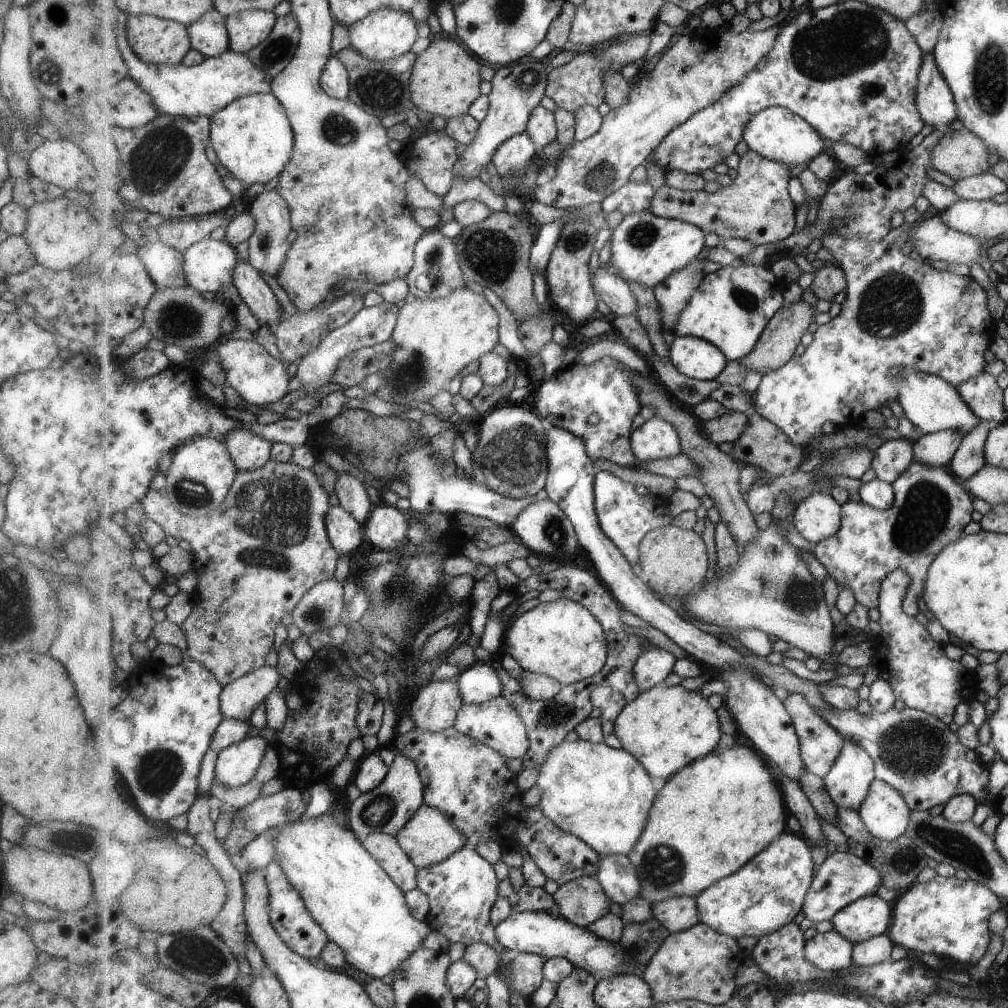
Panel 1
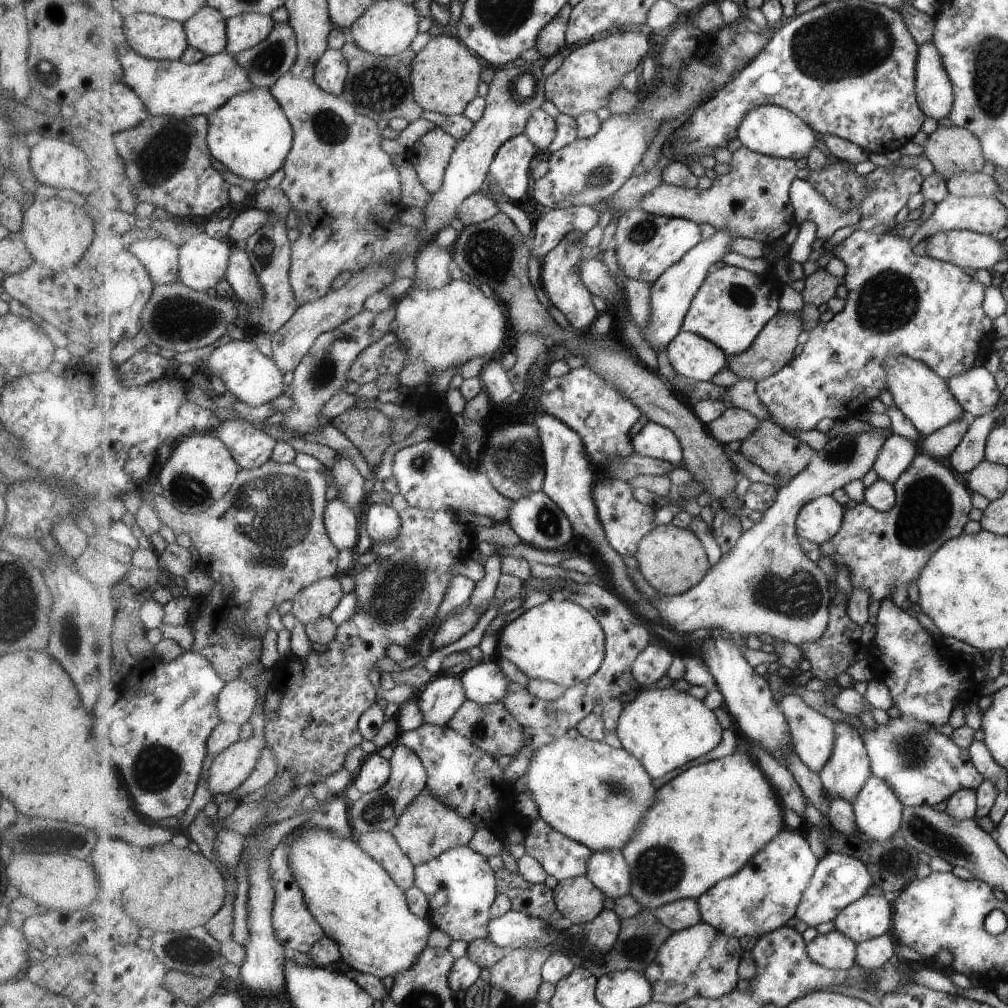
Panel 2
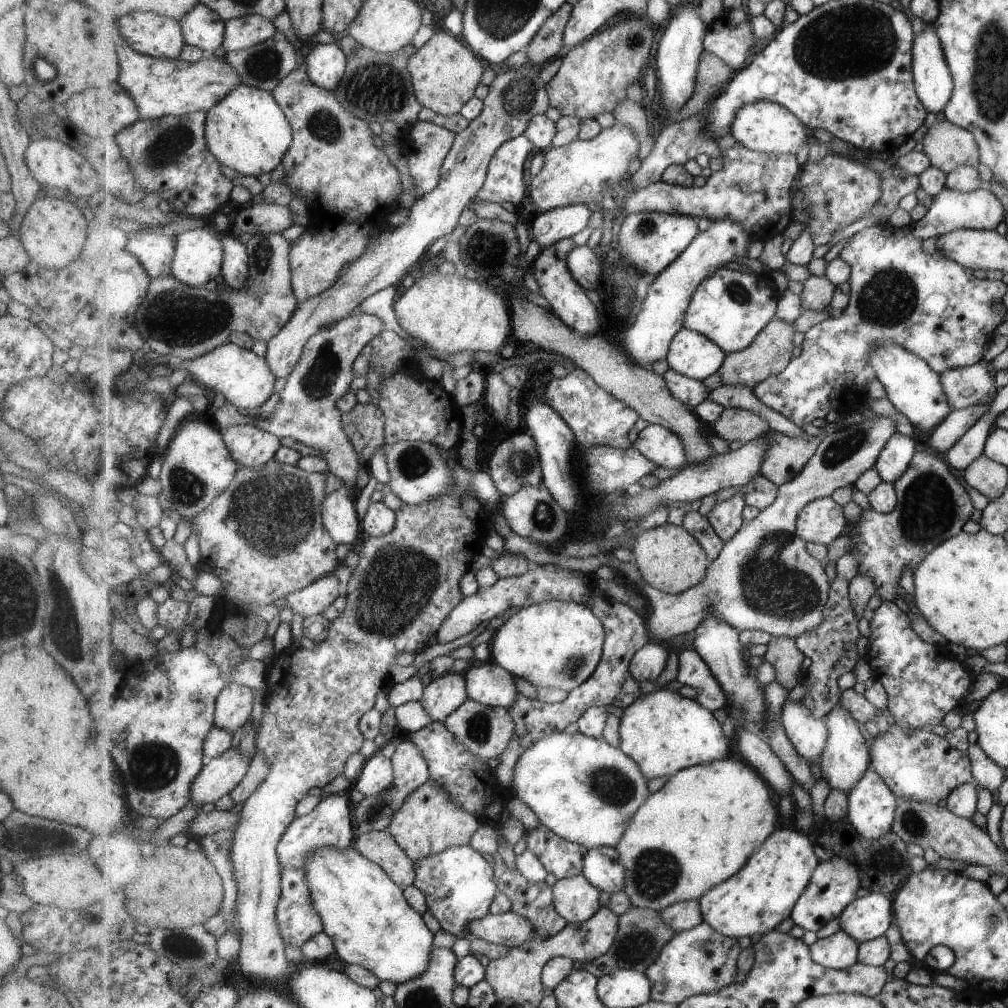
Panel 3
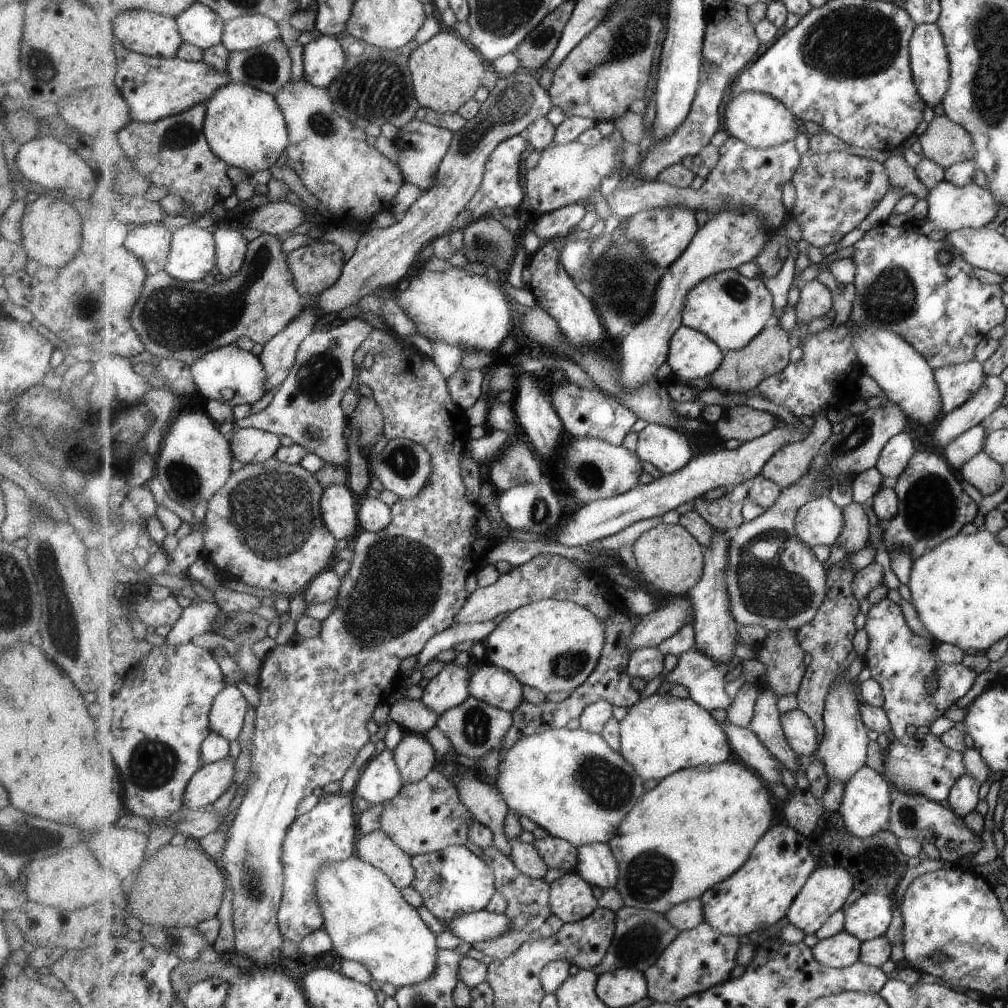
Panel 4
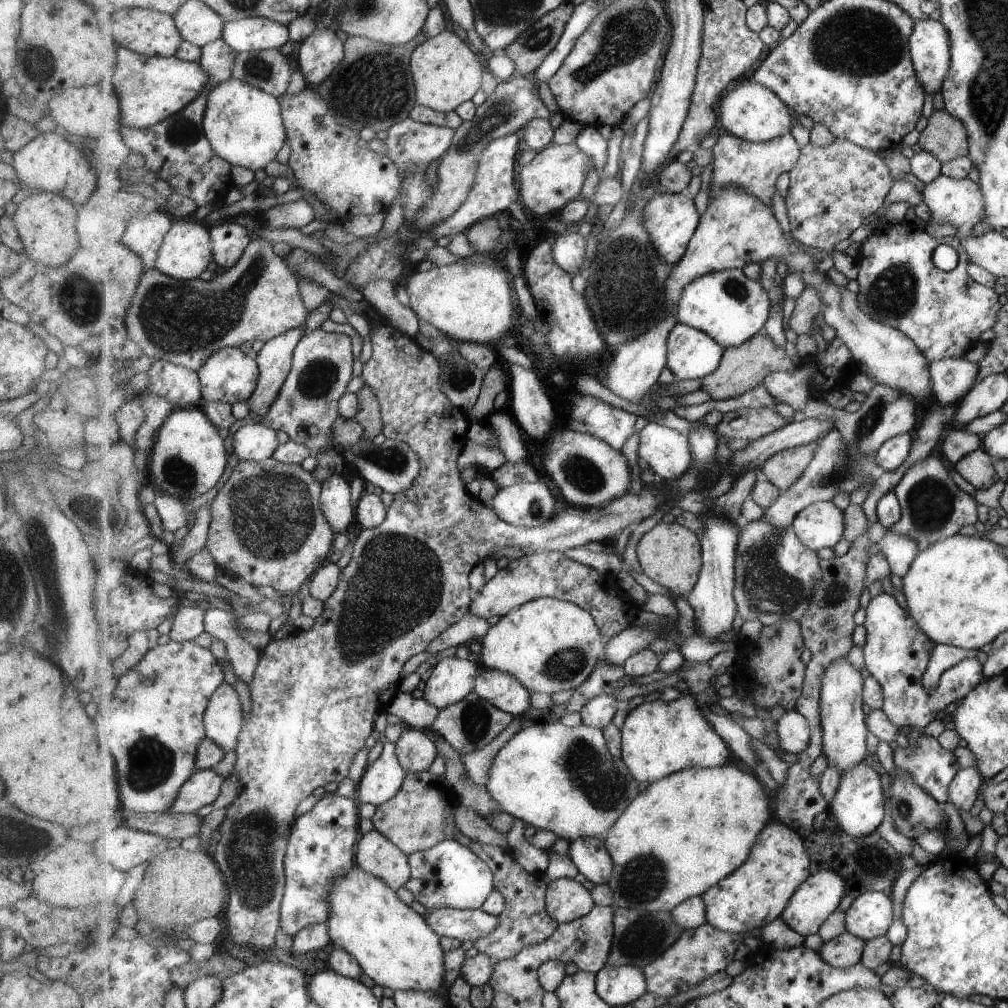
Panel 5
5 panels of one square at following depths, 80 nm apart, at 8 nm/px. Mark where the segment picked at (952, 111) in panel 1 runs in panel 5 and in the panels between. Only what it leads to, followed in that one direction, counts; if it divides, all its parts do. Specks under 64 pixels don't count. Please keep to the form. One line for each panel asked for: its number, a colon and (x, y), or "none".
2: (933, 89)
3: (933, 81)
4: (927, 50)
5: (928, 44)

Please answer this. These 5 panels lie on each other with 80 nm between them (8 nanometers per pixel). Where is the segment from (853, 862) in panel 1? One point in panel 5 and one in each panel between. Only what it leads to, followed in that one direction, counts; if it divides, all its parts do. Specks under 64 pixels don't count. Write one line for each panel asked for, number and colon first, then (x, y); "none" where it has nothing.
2: (840, 879)
3: (835, 883)
4: (827, 890)
5: (819, 897)

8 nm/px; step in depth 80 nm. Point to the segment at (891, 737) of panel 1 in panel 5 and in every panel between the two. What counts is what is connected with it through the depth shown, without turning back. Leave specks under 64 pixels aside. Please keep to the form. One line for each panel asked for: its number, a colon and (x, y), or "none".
2: (924, 766)
3: (921, 766)
4: (925, 766)
5: (927, 763)

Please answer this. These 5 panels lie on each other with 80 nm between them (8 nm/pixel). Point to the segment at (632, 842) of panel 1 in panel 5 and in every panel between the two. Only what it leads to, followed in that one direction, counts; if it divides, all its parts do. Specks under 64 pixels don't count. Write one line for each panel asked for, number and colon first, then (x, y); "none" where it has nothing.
2: (596, 794)
3: (587, 791)
4: (572, 783)
5: (566, 780)

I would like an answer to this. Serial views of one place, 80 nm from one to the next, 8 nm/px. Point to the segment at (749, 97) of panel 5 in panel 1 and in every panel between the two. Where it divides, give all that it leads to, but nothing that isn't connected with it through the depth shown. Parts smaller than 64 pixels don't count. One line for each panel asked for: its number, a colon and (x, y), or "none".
1: (777, 133)
2: (773, 130)
3: (764, 126)
4: (759, 119)

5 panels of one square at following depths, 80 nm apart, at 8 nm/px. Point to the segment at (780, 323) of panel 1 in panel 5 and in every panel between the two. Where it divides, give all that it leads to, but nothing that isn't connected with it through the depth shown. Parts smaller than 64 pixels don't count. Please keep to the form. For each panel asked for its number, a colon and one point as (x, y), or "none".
2: (774, 349)
3: (771, 352)
4: (742, 371)
5: (742, 368)

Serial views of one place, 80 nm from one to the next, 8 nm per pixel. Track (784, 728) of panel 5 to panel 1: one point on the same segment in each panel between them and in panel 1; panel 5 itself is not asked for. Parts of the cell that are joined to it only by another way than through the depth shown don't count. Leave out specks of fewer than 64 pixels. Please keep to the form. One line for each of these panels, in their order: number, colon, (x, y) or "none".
1: (821, 744)
2: (813, 735)
3: (809, 734)
4: (801, 732)

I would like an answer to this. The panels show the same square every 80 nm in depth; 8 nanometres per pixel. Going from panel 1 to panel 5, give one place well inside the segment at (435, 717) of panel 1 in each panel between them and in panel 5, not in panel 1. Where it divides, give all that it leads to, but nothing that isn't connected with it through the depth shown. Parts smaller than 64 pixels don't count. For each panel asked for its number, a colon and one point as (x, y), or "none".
2: (441, 699)
3: (445, 694)
4: (451, 687)
5: (453, 679)

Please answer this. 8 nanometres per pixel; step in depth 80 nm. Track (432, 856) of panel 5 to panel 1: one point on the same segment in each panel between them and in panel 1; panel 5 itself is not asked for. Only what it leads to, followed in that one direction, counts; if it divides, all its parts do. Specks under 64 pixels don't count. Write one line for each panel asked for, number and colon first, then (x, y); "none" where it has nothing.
1: (463, 890)
2: (461, 885)
3: (460, 885)
4: (454, 880)

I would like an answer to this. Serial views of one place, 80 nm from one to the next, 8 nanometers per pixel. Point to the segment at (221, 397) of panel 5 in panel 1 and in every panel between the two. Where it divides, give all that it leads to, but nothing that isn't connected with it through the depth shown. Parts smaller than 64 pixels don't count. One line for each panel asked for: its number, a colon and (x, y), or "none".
1: (260, 378)
2: (253, 378)
3: (247, 380)
4: (230, 374)

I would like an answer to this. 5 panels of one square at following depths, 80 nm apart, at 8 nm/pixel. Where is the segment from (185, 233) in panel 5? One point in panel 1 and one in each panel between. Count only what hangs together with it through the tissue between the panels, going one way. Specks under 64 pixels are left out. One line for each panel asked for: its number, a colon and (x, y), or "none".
1: (209, 265)
2: (204, 260)
3: (199, 258)
4: (193, 256)

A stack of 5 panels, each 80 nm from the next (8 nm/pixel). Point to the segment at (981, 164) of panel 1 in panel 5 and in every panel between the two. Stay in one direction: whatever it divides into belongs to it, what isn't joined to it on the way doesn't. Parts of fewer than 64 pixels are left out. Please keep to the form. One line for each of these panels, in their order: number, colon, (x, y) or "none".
2: (952, 150)
3: (946, 146)
4: (944, 142)
5: (945, 137)

